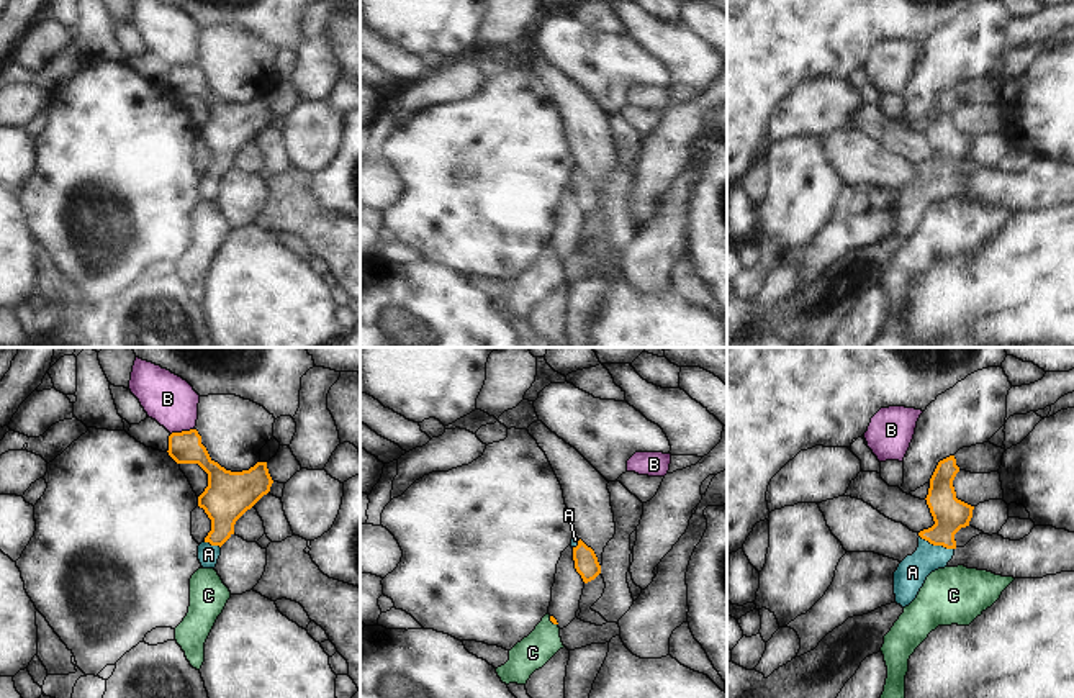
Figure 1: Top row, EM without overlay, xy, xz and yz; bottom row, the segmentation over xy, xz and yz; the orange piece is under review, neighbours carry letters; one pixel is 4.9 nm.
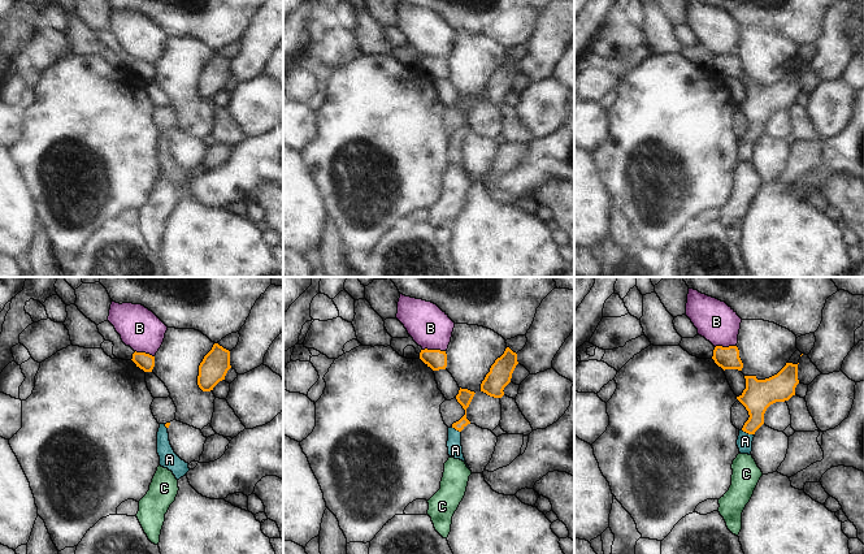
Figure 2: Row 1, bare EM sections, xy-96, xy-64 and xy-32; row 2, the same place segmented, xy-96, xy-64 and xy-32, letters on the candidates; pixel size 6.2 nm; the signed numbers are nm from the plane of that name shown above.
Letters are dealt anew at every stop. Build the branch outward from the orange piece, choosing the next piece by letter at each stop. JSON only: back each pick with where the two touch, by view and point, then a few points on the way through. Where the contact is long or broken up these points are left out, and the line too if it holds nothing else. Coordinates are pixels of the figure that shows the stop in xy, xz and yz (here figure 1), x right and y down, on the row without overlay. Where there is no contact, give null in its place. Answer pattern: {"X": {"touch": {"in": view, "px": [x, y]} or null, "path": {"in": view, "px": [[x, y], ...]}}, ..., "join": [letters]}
{"A": {"touch": {"in": "yz", "px": [937, 177]}, "path": {"in": "yz", "px": [[950, 148], [937, 177], [912, 205]]}}, "join": ["A"]}

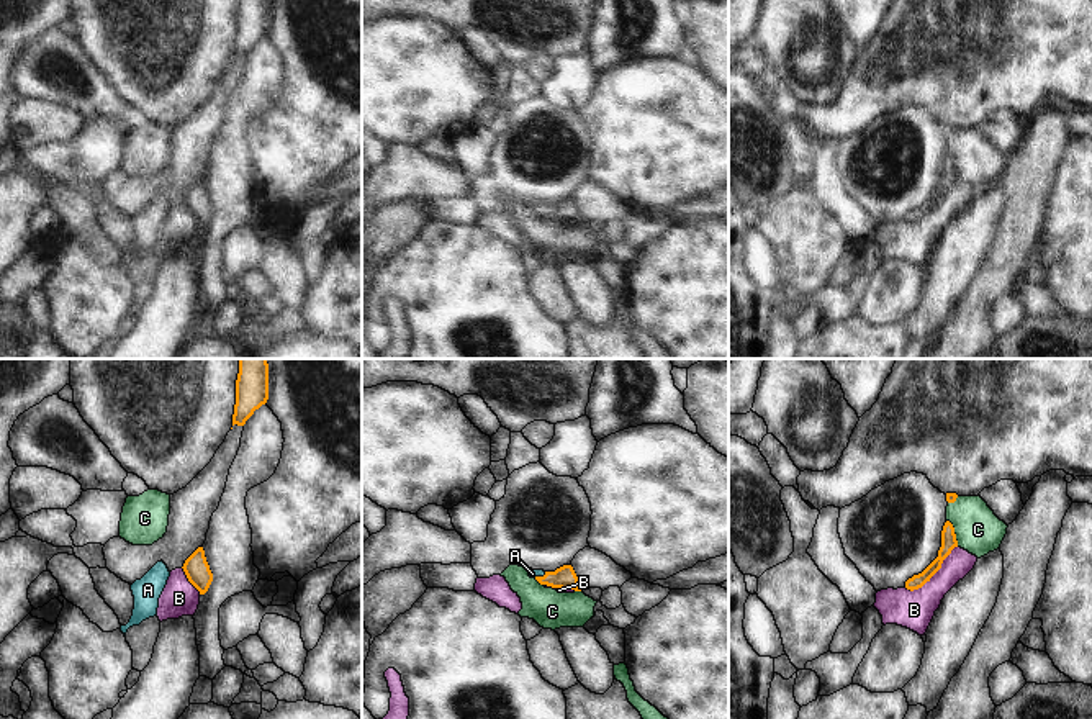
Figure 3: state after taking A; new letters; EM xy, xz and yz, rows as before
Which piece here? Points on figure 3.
{"A": {"touch": {"in": "xz", "px": [539, 210]}, "path": {"in": "xz", "px": [[564, 210], [539, 210], [532, 207]]}}, "join": ["A"]}

